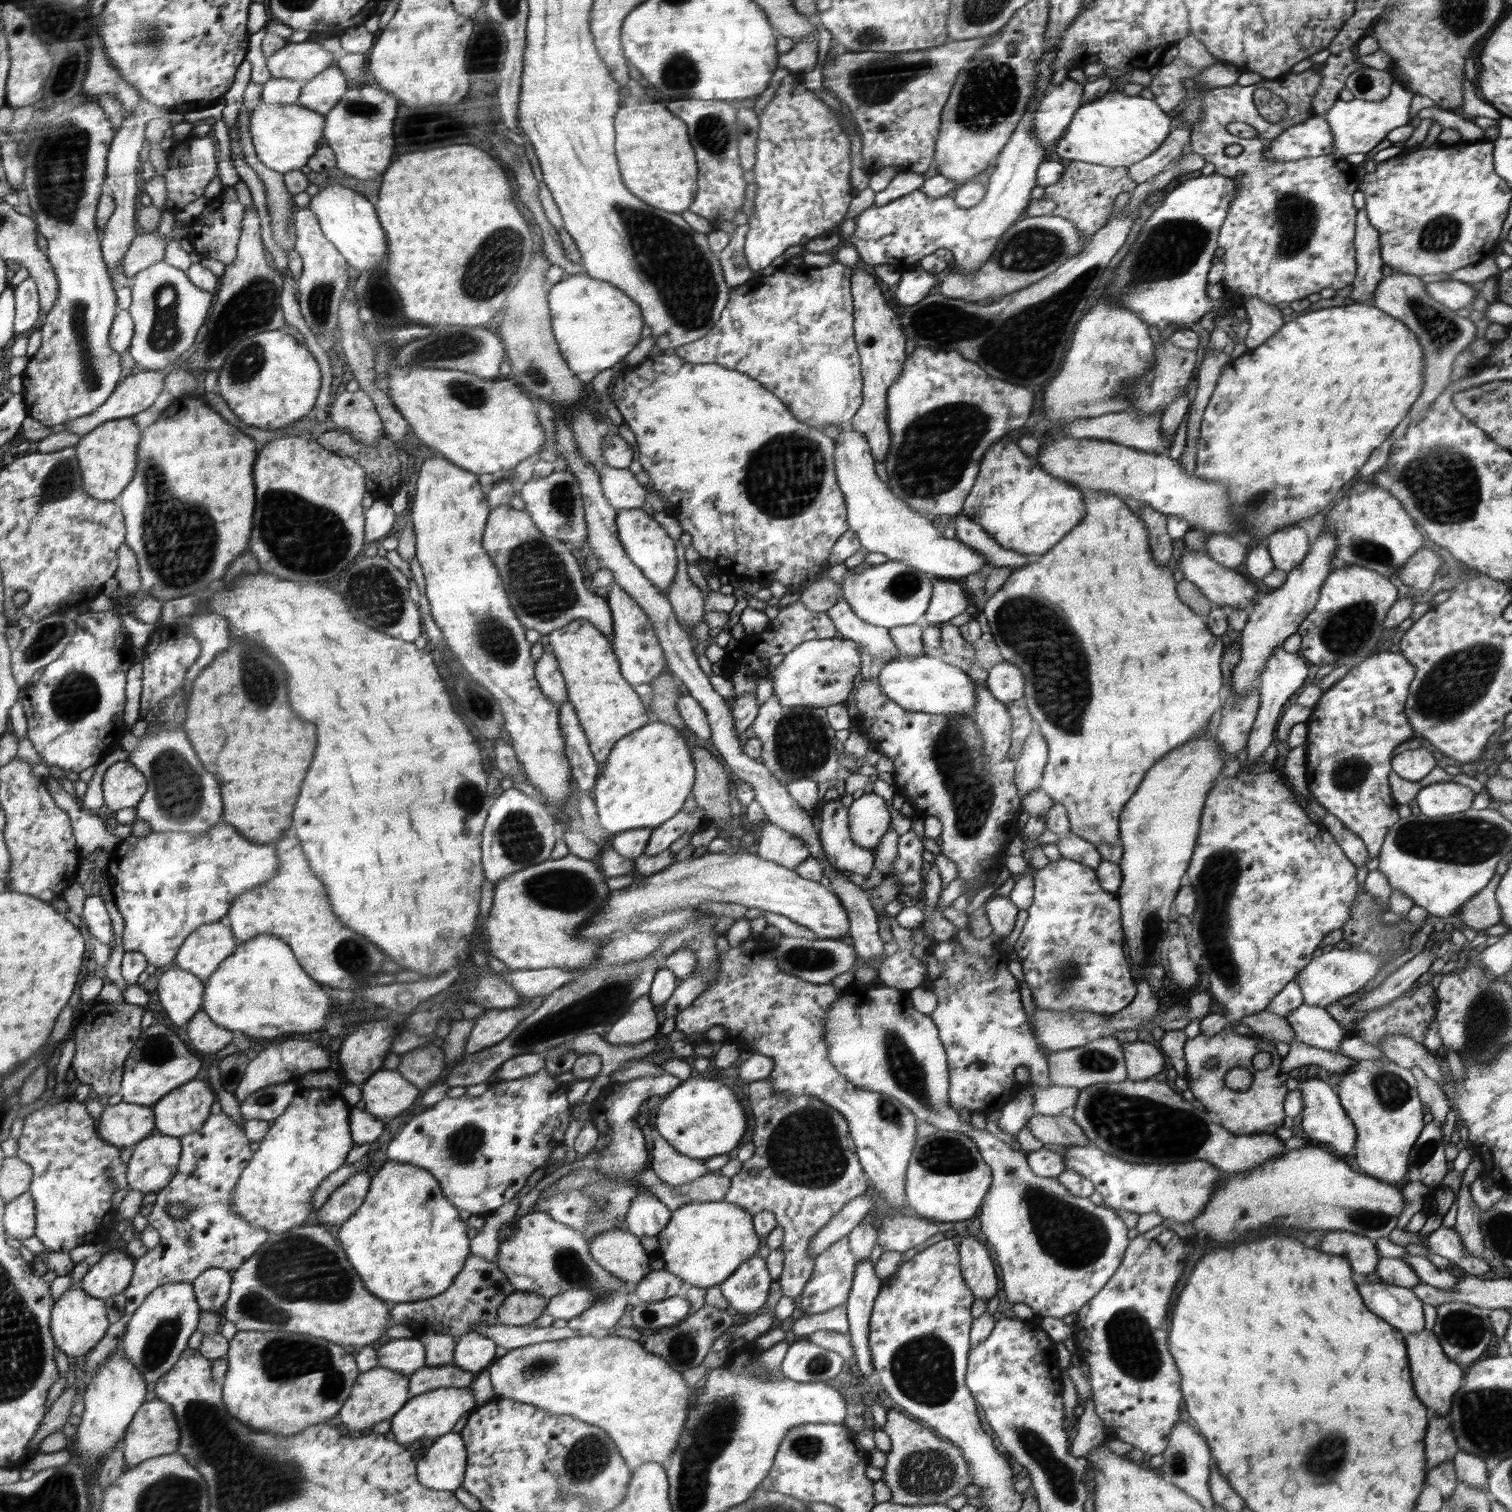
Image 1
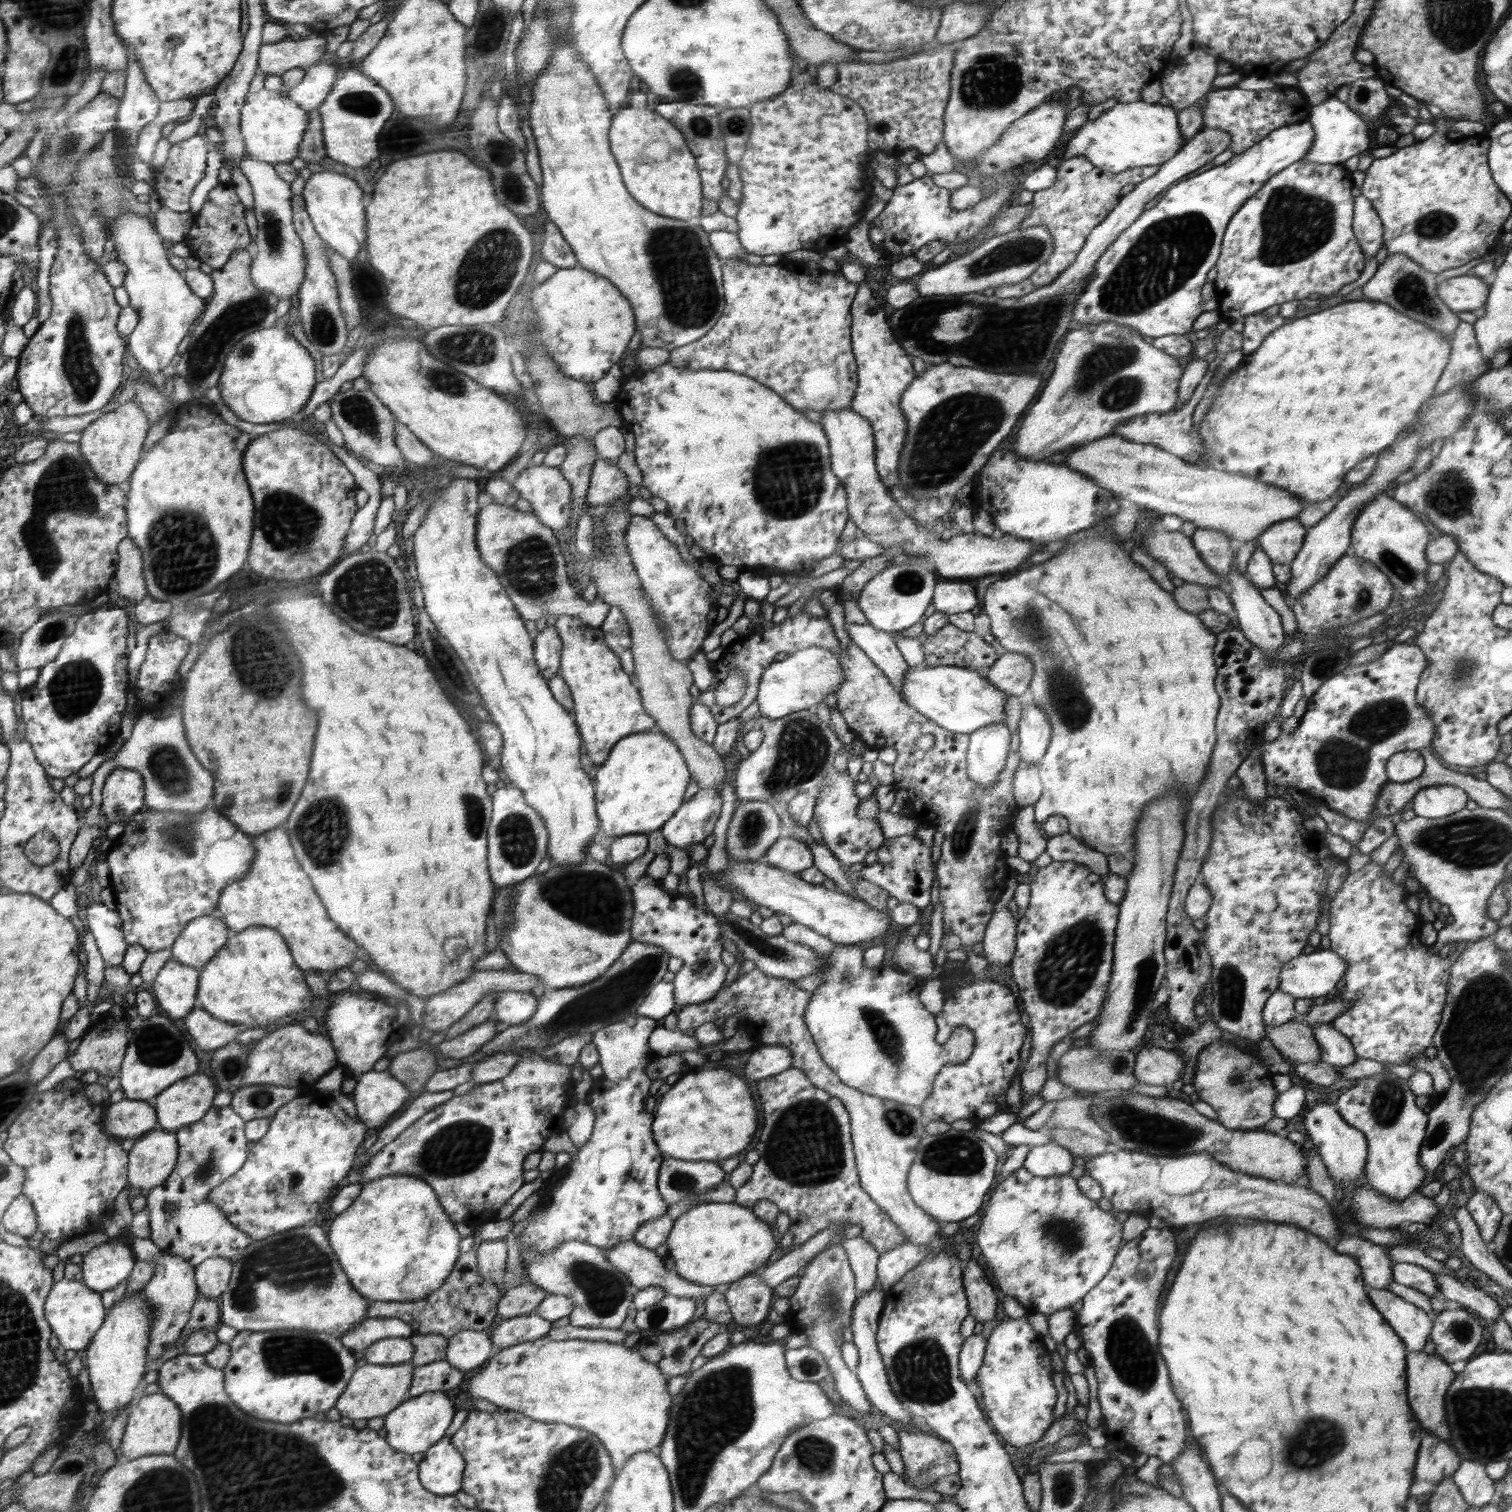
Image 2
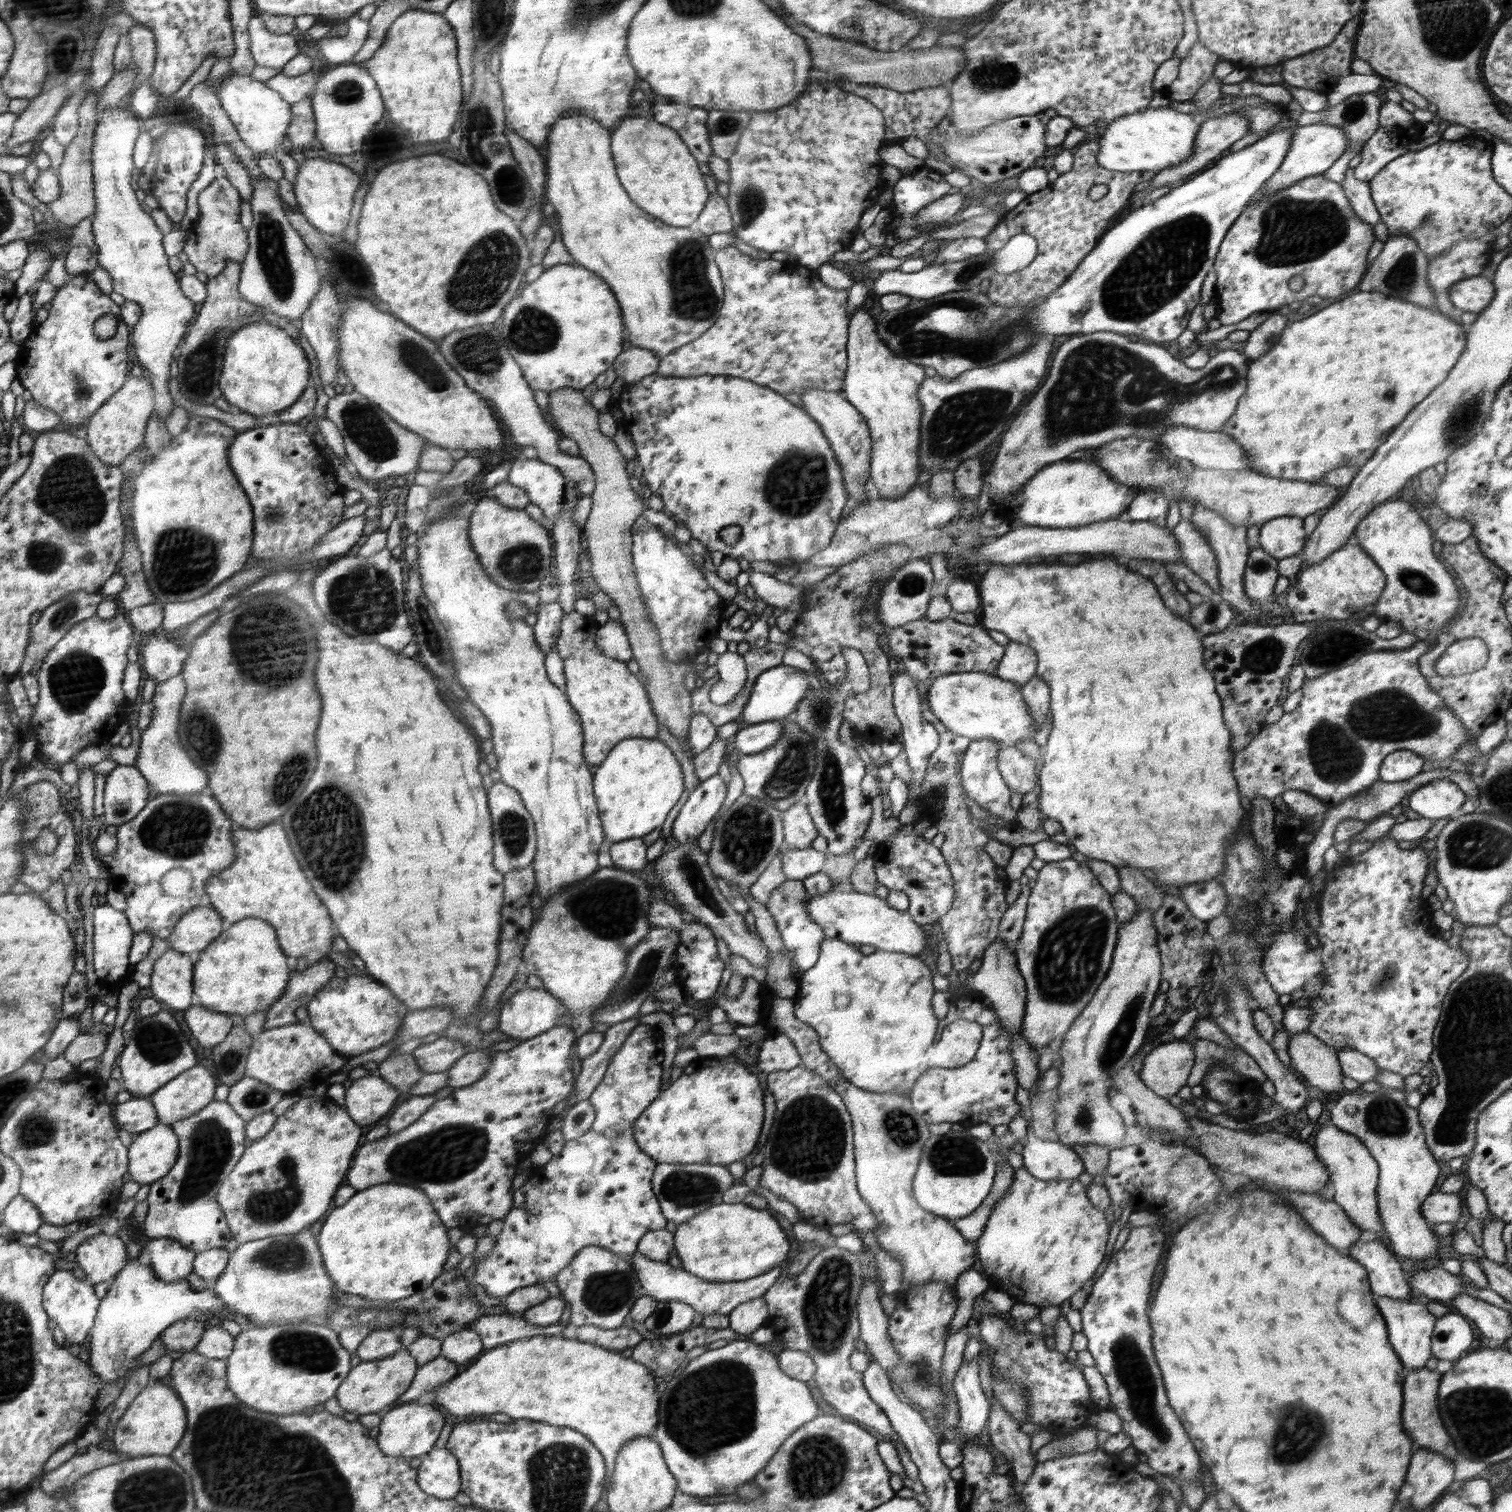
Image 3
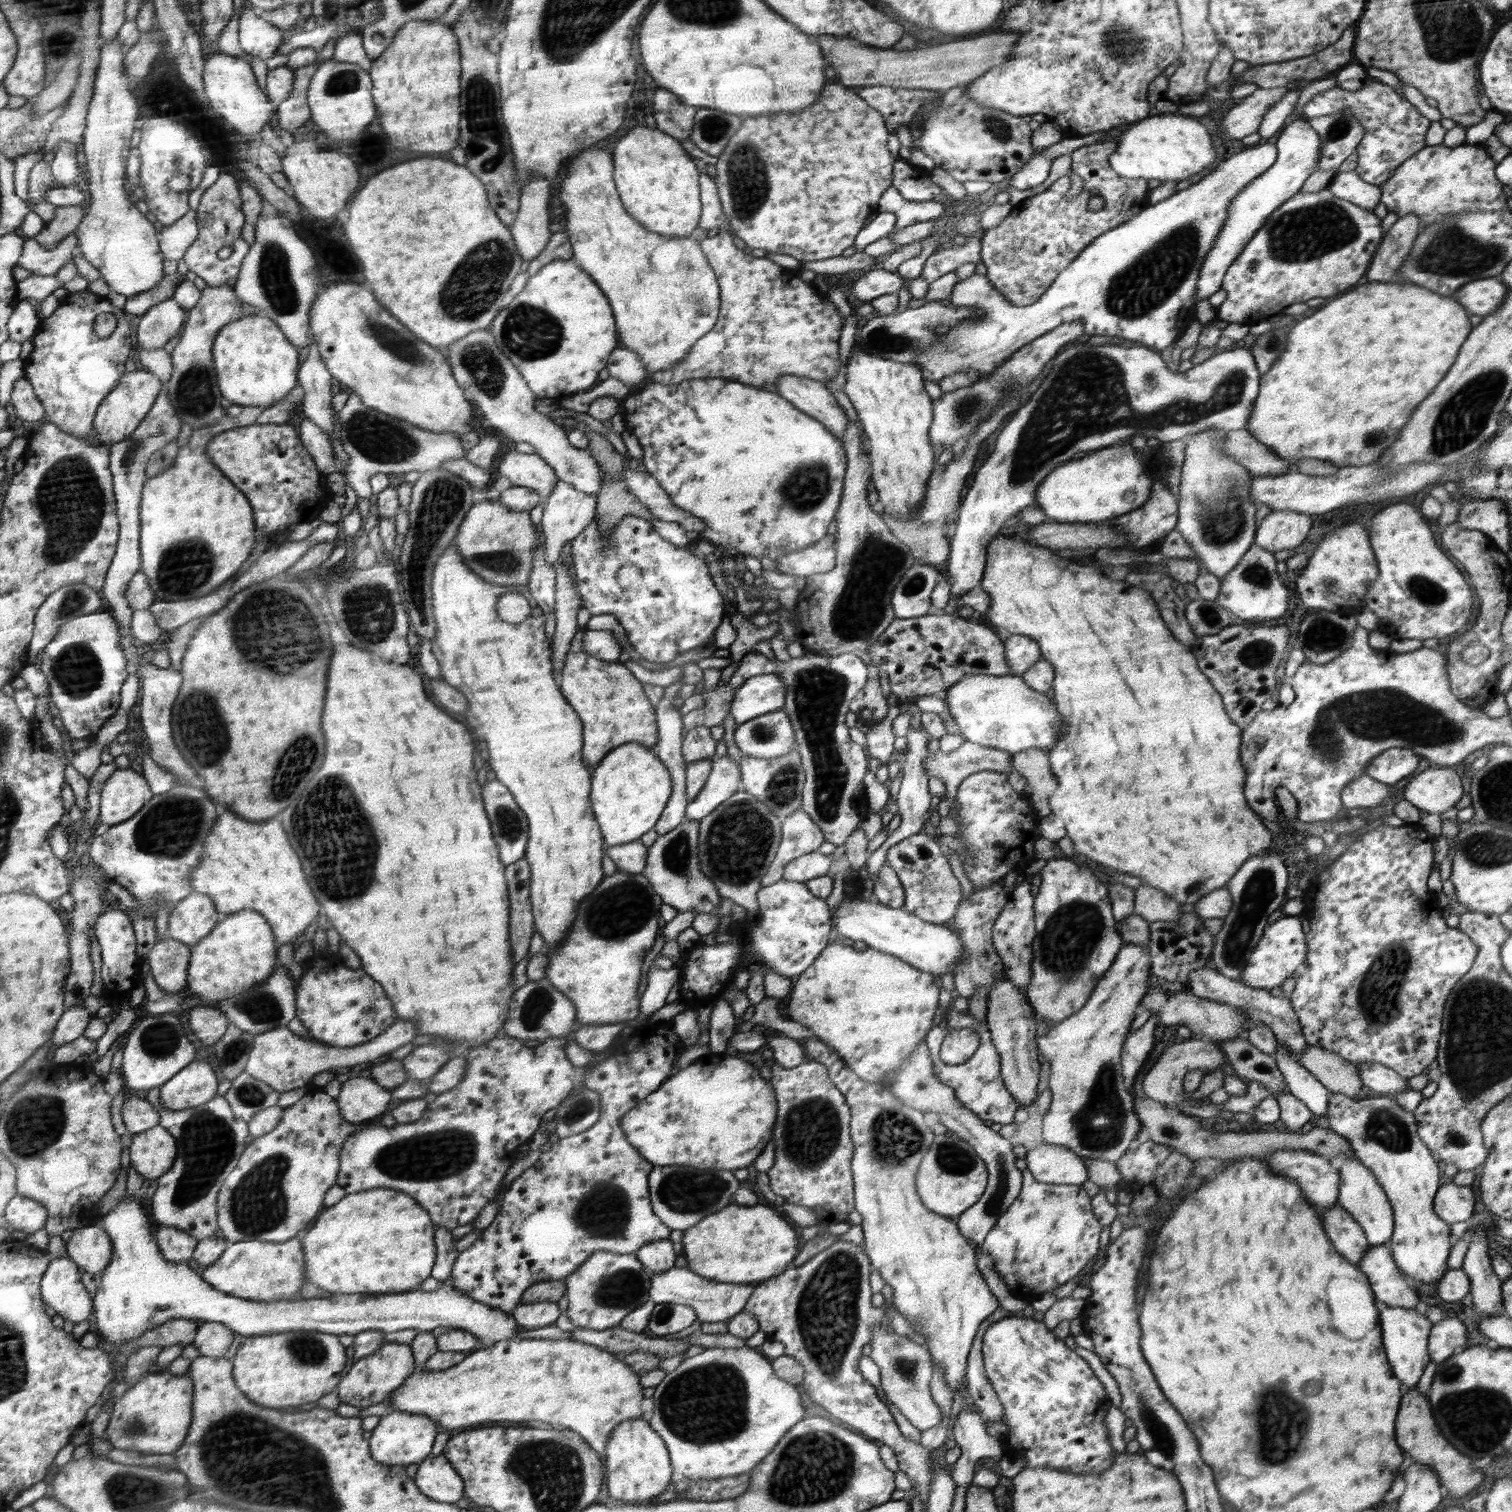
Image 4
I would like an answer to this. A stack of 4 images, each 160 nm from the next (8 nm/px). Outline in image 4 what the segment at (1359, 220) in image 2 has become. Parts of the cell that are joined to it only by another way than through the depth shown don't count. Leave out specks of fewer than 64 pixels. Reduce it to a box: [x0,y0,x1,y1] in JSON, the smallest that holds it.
[1327,171,1379,211]

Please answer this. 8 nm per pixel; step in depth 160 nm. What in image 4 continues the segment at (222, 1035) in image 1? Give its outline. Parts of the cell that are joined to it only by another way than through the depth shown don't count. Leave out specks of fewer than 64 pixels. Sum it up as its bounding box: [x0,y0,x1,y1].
[190,1008,228,1046]

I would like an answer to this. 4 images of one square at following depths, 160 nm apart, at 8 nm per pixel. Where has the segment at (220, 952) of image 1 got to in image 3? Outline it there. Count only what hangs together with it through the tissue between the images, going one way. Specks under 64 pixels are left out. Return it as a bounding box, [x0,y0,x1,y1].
[169,906,232,962]

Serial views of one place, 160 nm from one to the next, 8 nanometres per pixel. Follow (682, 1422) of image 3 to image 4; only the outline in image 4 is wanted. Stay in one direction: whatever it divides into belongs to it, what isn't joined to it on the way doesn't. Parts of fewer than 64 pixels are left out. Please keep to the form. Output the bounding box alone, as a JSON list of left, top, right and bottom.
[649,1347,804,1480]

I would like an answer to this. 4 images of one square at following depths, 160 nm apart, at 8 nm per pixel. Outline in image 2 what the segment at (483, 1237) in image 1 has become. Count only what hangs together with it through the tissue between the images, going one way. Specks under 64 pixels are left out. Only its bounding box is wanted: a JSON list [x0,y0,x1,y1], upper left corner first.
[477,1240,507,1294]

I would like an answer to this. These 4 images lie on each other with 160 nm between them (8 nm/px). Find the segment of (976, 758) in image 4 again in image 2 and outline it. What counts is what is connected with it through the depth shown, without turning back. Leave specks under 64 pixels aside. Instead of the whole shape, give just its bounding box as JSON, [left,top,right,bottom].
[1013,762,1043,808]

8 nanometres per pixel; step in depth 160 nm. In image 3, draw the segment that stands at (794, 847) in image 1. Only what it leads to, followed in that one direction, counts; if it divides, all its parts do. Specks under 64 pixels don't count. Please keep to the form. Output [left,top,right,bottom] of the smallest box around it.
[782,846,825,881]

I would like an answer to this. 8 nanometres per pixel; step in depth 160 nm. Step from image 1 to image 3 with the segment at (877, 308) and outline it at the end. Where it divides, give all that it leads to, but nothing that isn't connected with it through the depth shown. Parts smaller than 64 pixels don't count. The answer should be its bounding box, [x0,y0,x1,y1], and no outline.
[842,307,927,500]

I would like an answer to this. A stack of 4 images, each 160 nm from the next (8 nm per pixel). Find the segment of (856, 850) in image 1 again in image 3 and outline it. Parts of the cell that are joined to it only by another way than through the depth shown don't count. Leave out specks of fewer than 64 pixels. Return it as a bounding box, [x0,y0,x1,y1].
[783,648,873,856]

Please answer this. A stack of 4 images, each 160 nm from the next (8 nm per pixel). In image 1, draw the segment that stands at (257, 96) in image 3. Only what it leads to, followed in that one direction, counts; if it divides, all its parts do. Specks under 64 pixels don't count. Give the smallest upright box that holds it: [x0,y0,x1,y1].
[250,102,325,172]

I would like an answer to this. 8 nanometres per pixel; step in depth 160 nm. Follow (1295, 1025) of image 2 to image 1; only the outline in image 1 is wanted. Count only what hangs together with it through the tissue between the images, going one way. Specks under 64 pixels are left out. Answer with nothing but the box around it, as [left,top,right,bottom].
[1239,1011,1296,1044]

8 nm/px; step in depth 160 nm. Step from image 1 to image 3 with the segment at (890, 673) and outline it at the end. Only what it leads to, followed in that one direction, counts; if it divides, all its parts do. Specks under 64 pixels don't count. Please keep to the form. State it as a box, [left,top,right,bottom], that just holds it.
[927,672,1038,747]

